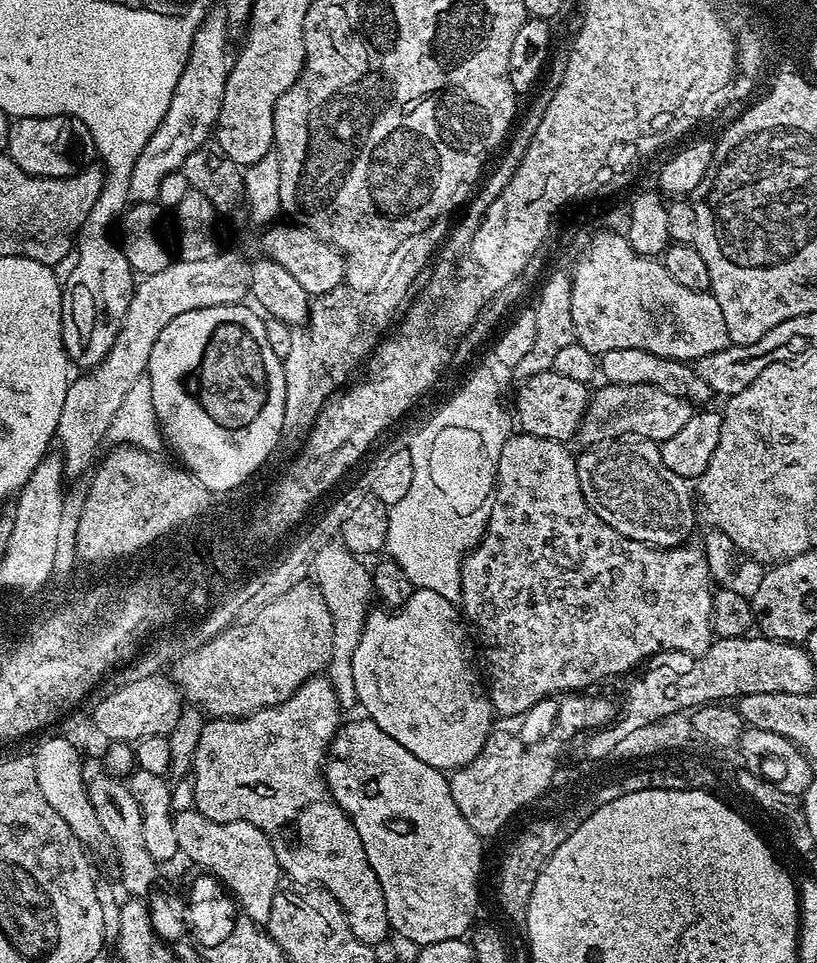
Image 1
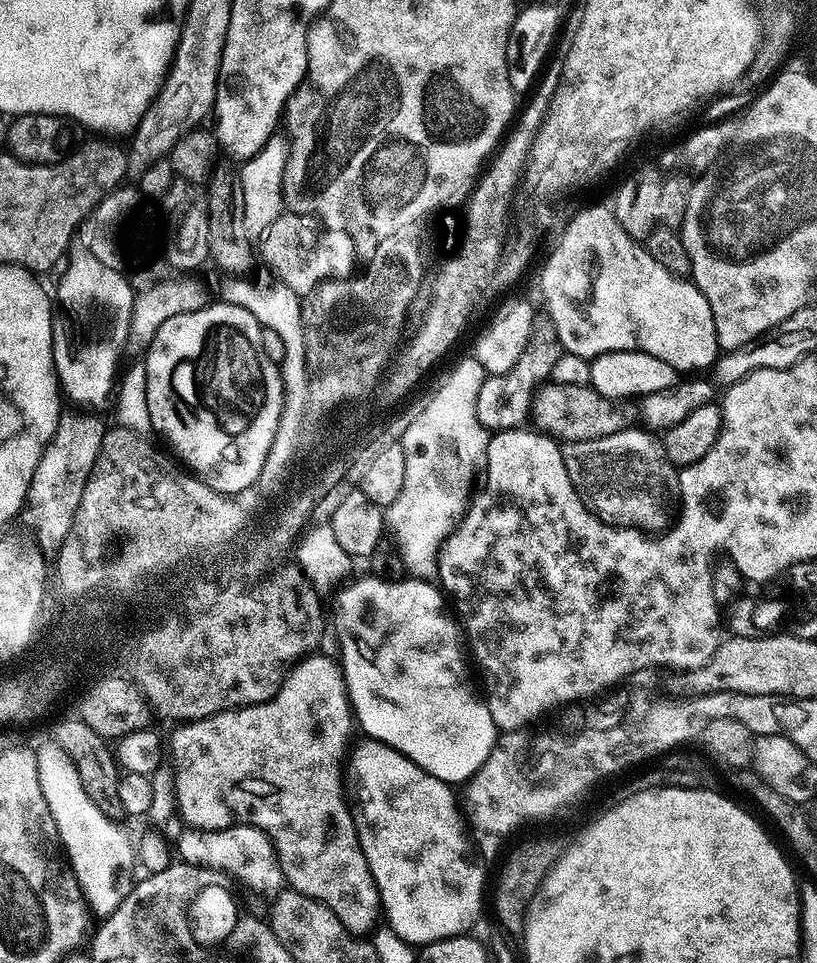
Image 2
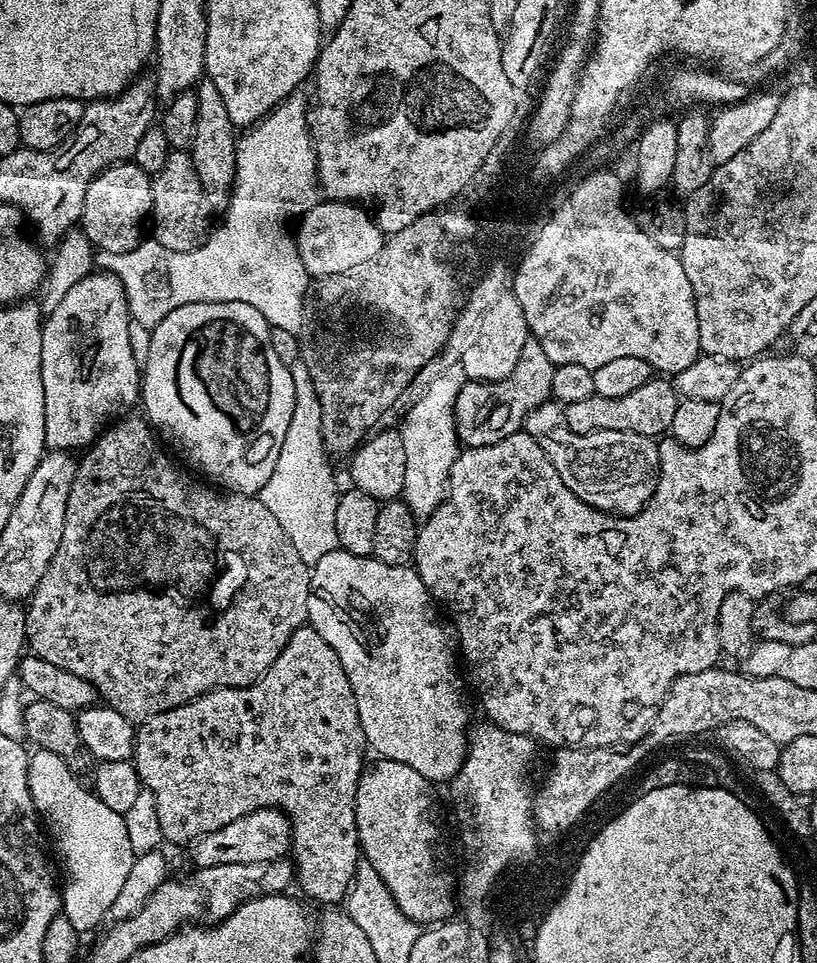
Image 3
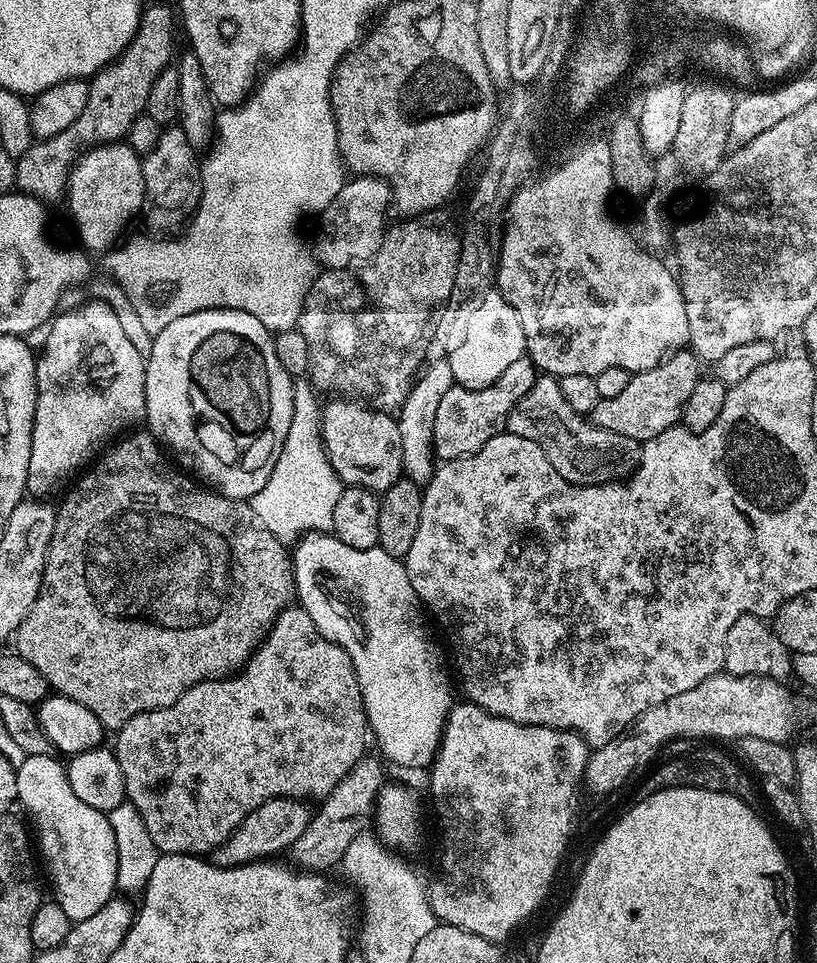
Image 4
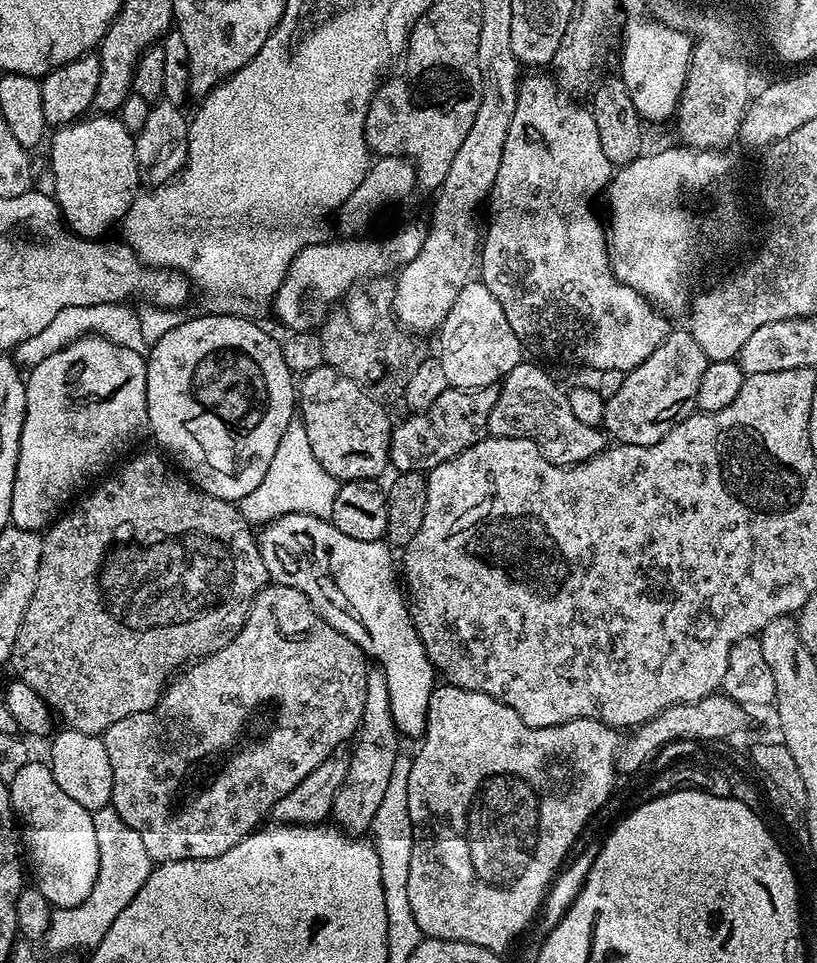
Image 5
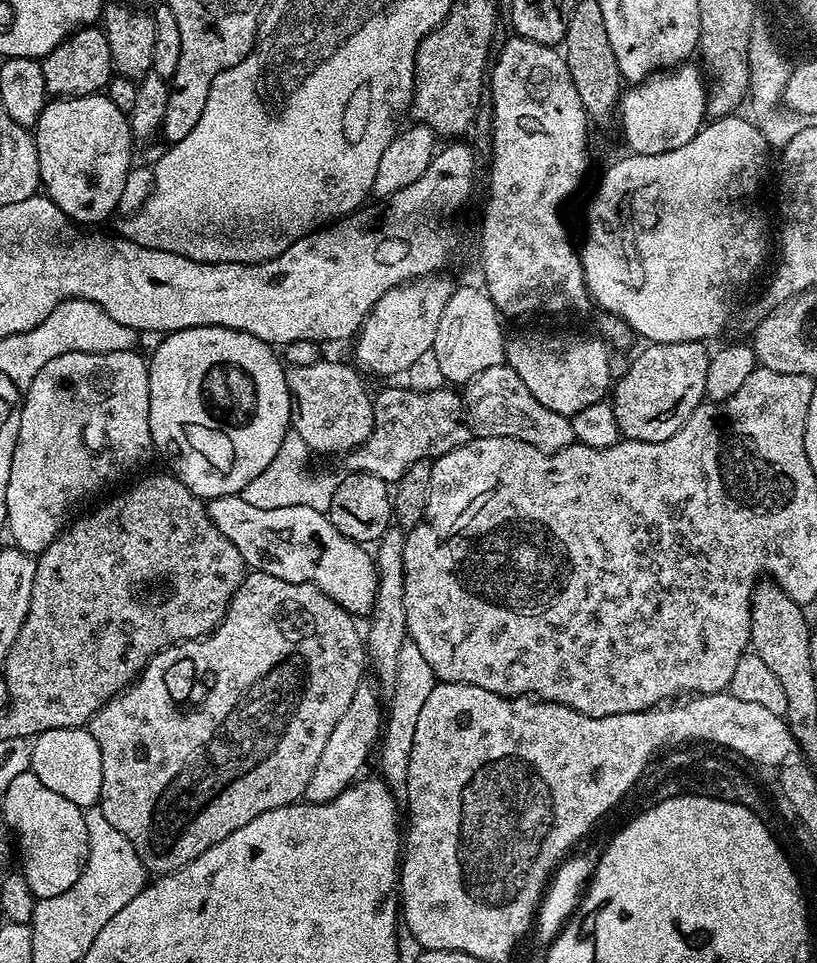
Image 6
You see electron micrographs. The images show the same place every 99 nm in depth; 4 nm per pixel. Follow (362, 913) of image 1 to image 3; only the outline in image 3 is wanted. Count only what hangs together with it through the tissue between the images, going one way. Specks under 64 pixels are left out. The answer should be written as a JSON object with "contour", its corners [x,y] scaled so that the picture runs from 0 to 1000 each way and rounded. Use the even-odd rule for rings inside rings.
{"contour":[[[379,650],[366,652],[350,667],[345,679],[328,693],[326,700],[305,712],[305,714],[268,714],[261,719],[234,727],[230,731],[218,733],[213,737],[203,737],[198,741],[188,741],[175,749],[165,761],[165,773],[160,791],[171,808],[171,813],[184,826],[185,834],[191,836],[193,858],[197,869],[202,873],[212,872],[215,876],[234,877],[244,868],[257,866],[262,862],[272,862],[286,849],[296,849],[317,839],[341,839],[353,853],[357,855],[356,892],[362,899],[361,917],[382,935],[392,939],[411,939],[422,934],[431,922],[431,914],[436,911],[436,901],[443,896],[441,871],[436,861],[436,821],[441,811],[441,803],[448,796],[448,769],[443,750],[438,746],[438,733],[433,729],[433,717],[428,717],[428,704],[424,704],[424,696],[419,696],[419,687],[409,675]]]}

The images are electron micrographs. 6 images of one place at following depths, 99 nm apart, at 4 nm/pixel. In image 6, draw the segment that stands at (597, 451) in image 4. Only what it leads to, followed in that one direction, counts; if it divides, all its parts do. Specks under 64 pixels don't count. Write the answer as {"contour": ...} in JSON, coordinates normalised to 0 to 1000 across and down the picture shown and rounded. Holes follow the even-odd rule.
{"contour":[[[621,377],[590,384],[572,400],[570,432],[583,453],[634,455],[665,469],[682,469],[705,457],[699,435],[668,422],[644,401],[644,397]]]}

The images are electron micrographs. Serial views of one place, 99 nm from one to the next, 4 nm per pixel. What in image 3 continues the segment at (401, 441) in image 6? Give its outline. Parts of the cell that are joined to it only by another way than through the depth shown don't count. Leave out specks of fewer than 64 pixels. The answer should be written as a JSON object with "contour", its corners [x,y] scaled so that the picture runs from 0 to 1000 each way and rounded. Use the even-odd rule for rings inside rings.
{"contour":[[[647,351],[644,359],[639,359],[639,368],[629,384],[624,384],[619,393],[596,397],[573,395],[565,401],[556,422],[558,456],[568,465],[589,465],[614,459],[614,455],[638,448],[649,426],[674,412],[679,383],[681,379],[668,372],[668,363],[663,363],[657,353]]]}

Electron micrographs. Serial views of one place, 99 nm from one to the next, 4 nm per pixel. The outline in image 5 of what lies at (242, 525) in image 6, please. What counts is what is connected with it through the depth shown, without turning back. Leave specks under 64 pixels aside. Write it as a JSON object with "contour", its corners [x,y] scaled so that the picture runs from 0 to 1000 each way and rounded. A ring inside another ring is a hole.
{"contour":[[[379,534],[341,536],[317,549],[316,564],[321,584],[326,584],[329,603],[370,613],[389,638],[394,638],[394,642],[399,642],[399,646],[404,646],[414,658],[424,658],[433,671],[442,673],[447,681],[470,697],[472,712],[477,717],[477,741],[491,765],[518,765],[529,717],[536,710],[536,699],[529,693],[512,654],[504,649],[504,637],[487,605],[487,590],[480,587],[481,570],[469,560],[443,563],[438,559],[428,559],[408,546],[405,539]]]}

